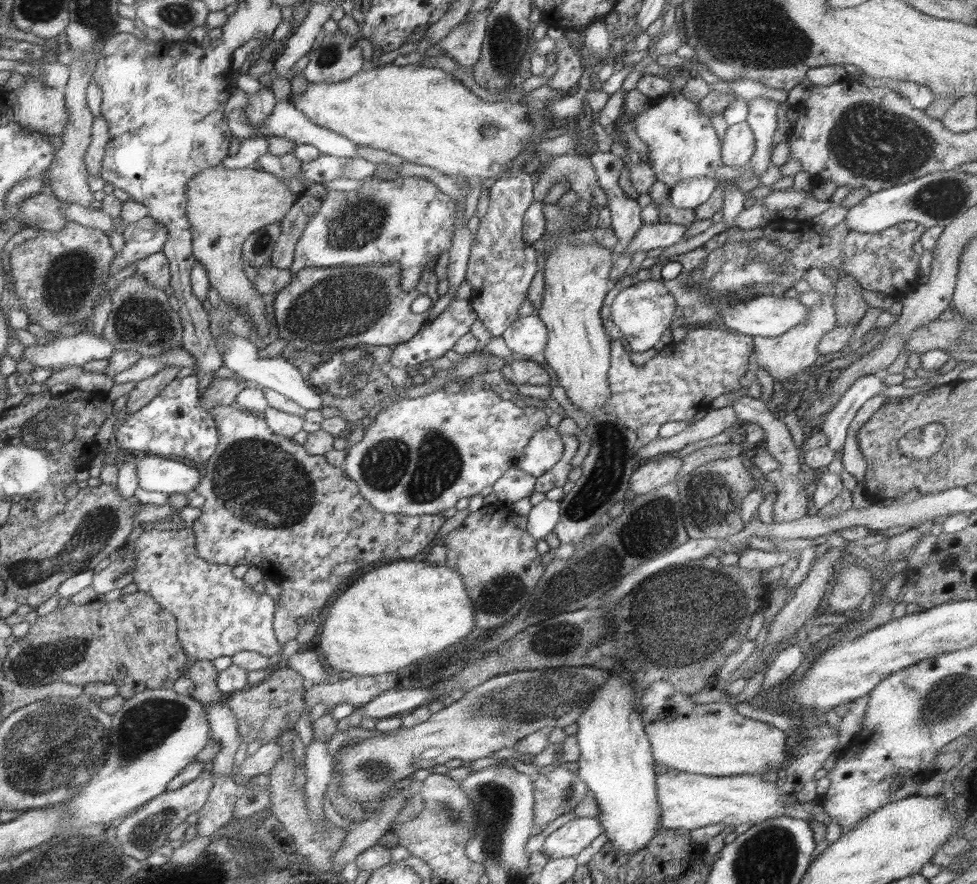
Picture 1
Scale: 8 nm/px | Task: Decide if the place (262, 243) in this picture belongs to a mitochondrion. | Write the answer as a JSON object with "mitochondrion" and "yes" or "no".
{"mitochondrion":"yes"}

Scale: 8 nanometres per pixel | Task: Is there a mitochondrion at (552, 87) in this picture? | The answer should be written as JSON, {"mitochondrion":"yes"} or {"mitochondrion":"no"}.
{"mitochondrion":"no"}

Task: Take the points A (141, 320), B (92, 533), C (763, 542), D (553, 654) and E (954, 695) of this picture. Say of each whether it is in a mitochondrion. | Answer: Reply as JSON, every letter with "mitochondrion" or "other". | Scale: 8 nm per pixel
{"A":"mitochondrion","B":"mitochondrion","C":"other","D":"mitochondrion","E":"mitochondrion"}

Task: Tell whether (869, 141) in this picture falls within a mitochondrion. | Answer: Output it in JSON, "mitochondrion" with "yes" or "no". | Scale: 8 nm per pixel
{"mitochondrion":"yes"}

